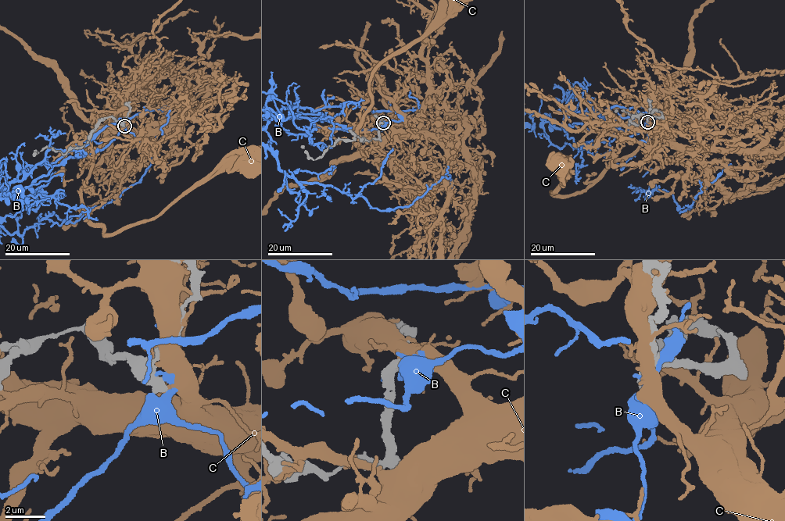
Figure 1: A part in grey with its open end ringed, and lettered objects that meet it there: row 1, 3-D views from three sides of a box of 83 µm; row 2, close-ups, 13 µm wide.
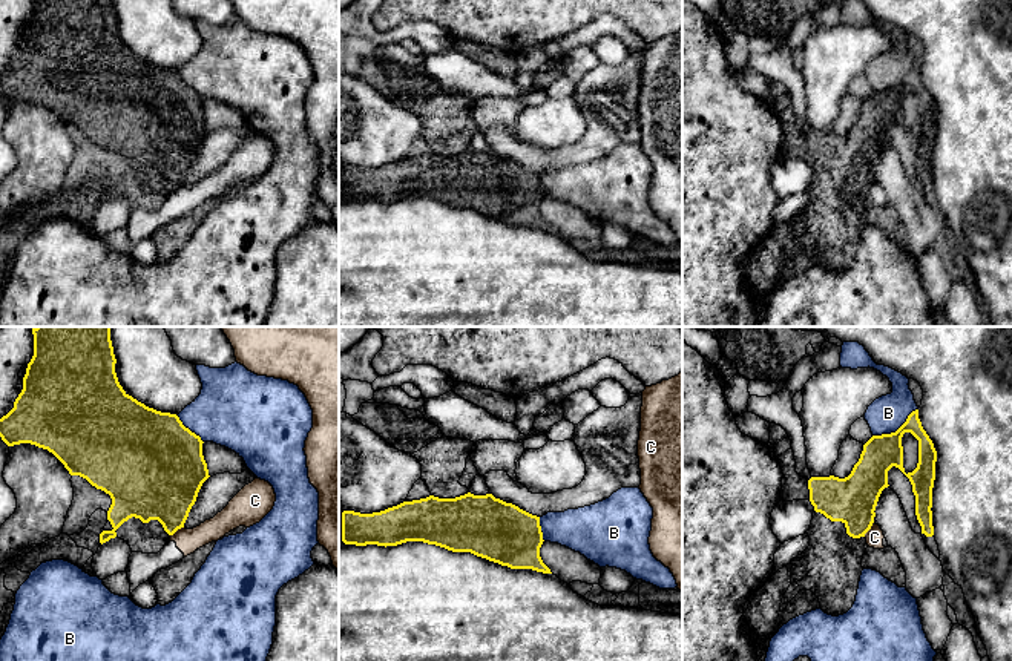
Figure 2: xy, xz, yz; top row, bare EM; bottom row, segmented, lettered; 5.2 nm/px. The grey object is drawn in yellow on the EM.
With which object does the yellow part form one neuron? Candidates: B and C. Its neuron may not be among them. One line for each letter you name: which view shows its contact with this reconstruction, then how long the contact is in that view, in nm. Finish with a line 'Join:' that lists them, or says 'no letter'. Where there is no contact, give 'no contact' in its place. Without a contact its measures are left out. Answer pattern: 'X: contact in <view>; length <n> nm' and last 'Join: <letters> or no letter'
Join: no letter

